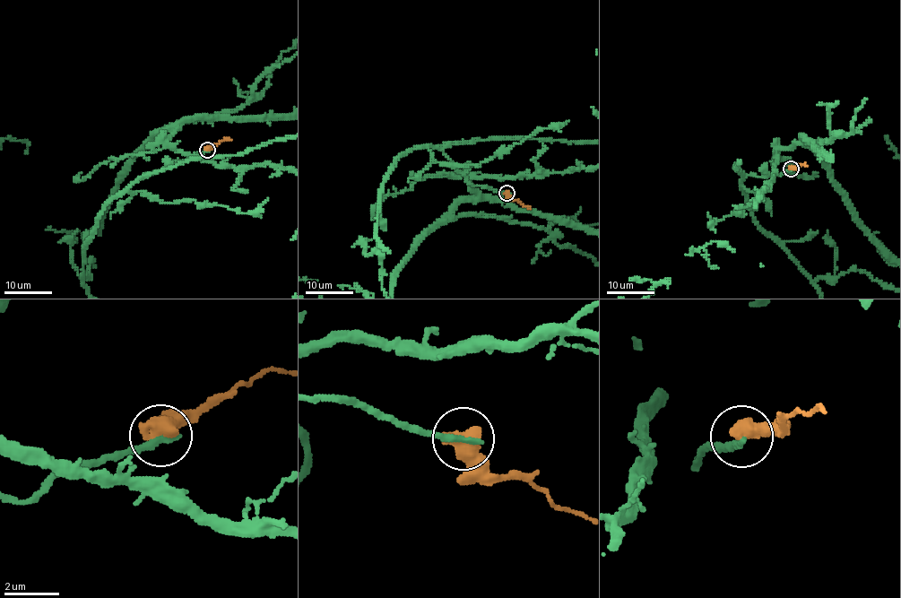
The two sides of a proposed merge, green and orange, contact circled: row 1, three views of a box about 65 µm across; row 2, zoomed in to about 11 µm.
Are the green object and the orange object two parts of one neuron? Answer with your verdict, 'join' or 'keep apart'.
keep apart

